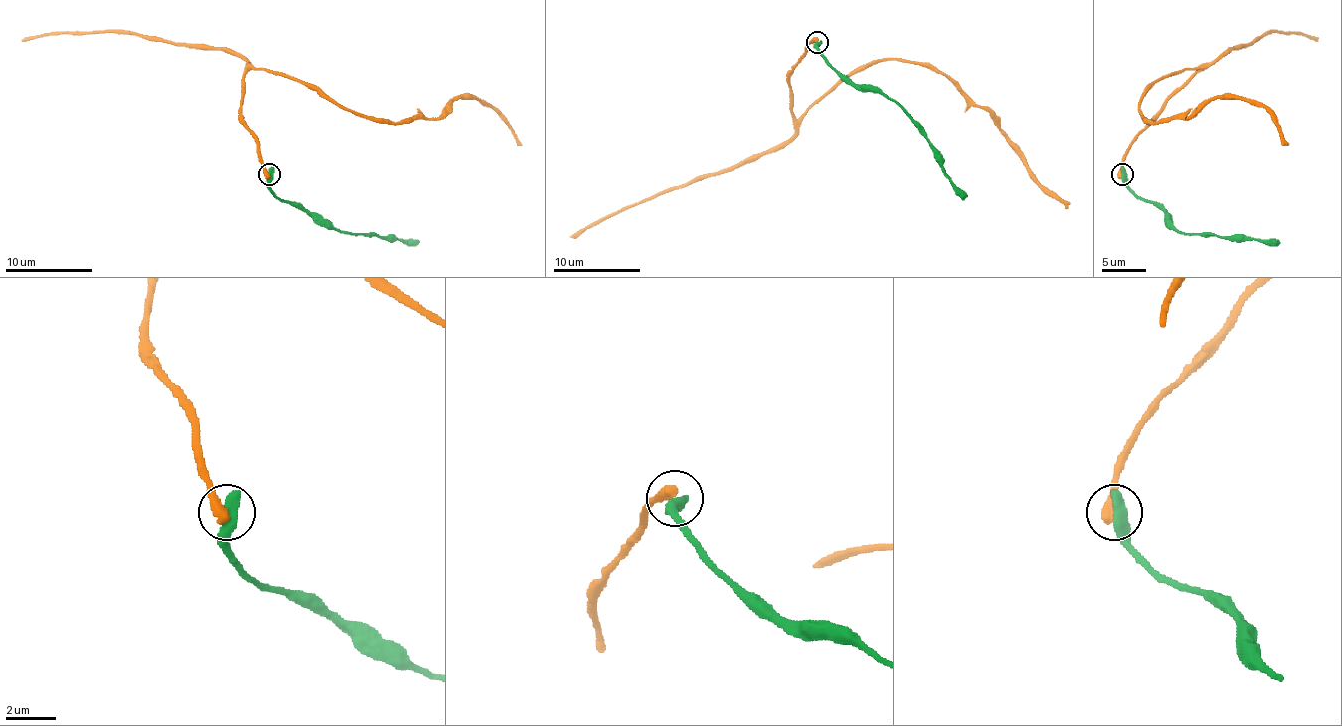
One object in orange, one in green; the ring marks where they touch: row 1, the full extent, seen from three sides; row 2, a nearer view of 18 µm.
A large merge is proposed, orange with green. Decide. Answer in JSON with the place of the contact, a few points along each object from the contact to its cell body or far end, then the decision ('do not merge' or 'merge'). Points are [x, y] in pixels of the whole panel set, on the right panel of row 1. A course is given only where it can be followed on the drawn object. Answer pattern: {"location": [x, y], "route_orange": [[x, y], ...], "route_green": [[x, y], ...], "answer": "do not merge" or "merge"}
{"location": [1122, 174], "route_orange": [[1122, 174], [1129, 143], [1199, 66], [1142, 95], [1146, 119], [1245, 97], [1284, 145]], "route_green": [[1122, 174], [1131, 189], [1140, 198], [1153, 202], [1177, 230], [1280, 241]], "answer": "do not merge"}

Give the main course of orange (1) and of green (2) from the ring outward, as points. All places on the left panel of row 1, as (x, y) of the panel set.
1: (267, 174), (241, 112), (250, 66), (385, 119), (436, 119), (457, 97), (475, 97), (521, 145)
2: (269, 174), (269, 189), (278, 198), (293, 202), (307, 213), (326, 220), (342, 230), (416, 241)

